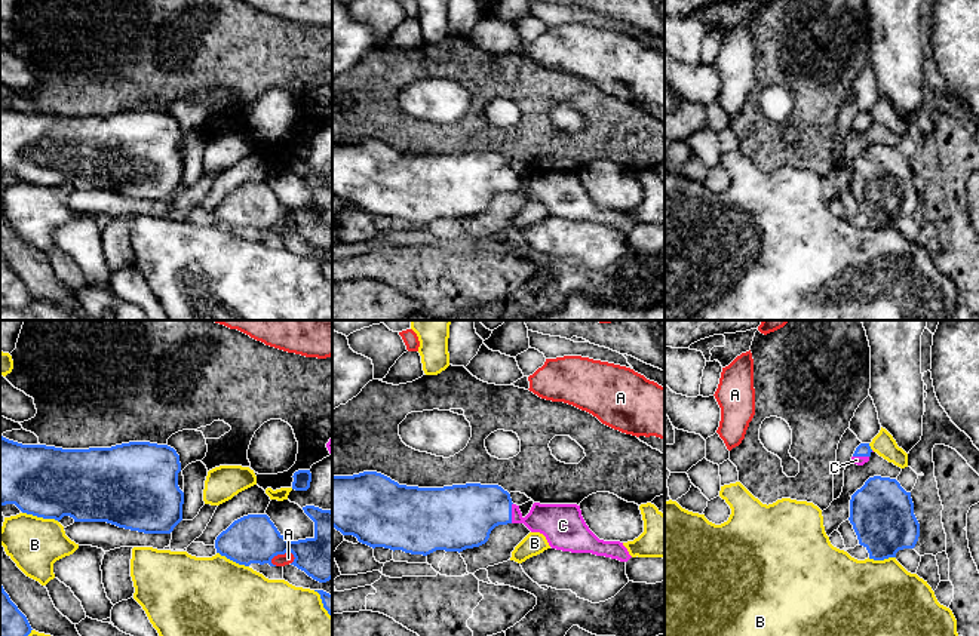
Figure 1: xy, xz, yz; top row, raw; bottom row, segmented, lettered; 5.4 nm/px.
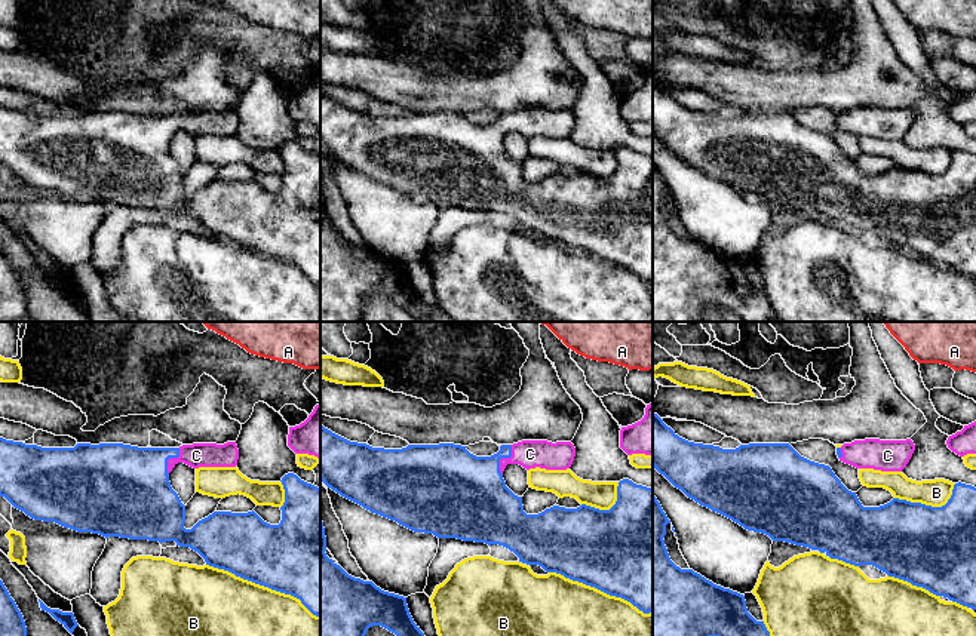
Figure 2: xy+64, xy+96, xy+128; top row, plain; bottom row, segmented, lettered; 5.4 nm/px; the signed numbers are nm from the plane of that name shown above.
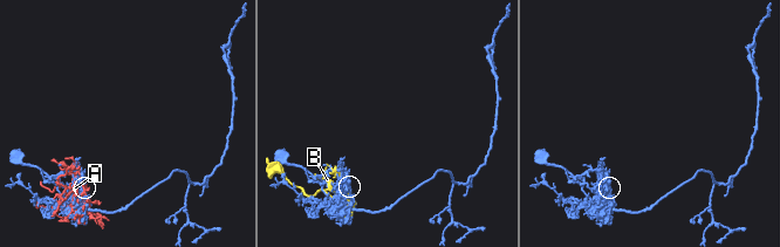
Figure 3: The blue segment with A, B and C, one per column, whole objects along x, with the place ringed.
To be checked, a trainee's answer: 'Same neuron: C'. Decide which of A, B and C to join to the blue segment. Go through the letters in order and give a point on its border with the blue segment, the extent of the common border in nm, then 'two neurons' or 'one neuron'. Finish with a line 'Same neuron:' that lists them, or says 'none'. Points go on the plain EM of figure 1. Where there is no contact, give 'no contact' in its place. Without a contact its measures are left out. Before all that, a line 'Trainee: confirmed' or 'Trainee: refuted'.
Trainee: confirmed
A: xy (282, 221) | 150 nm | two neurons
B: xy (40, 184) | 200 nm | two neurons
C: xz (511, 181) | 110 nm | one neuron
Same neuron: C

